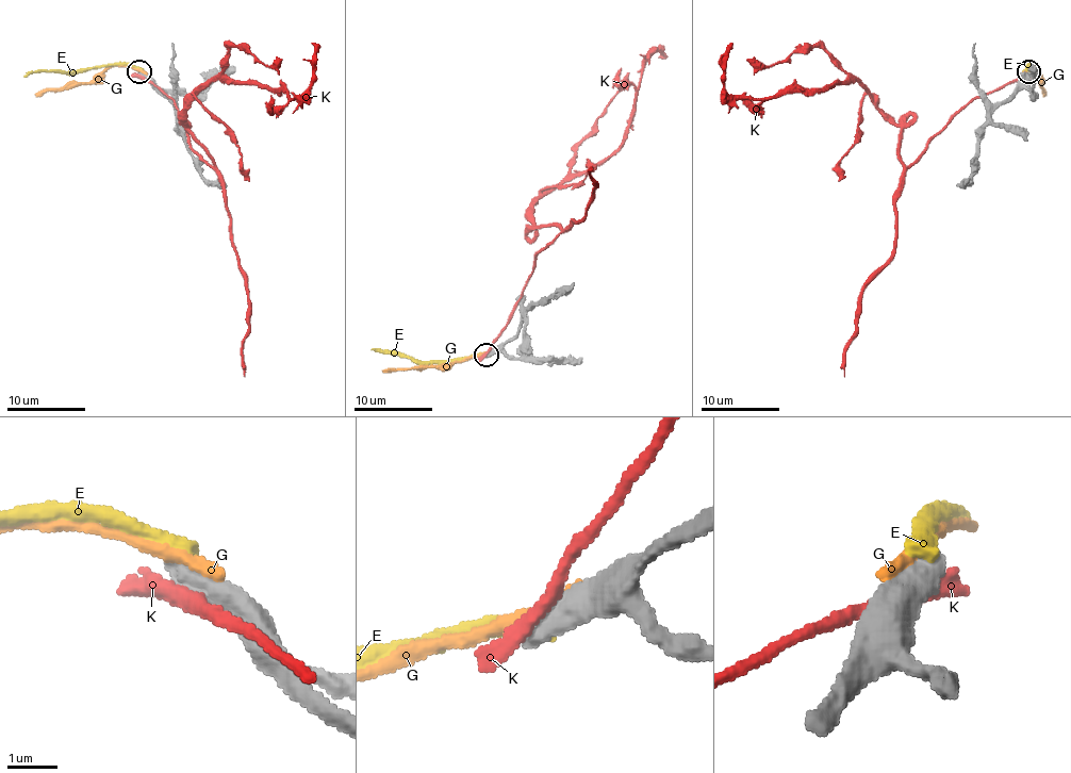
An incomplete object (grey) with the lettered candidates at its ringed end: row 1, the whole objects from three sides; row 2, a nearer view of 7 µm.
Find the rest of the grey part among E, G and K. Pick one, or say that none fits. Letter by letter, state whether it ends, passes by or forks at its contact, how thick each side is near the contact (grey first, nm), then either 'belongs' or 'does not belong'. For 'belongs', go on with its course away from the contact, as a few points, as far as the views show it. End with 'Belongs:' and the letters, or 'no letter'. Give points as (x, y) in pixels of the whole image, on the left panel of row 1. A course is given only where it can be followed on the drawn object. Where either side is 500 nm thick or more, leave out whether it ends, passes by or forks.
E: 550/440 nm | does not belong
G: 700/320 nm | does not belong
K: 700/340 nm | does not belong
Belongs: no letter

